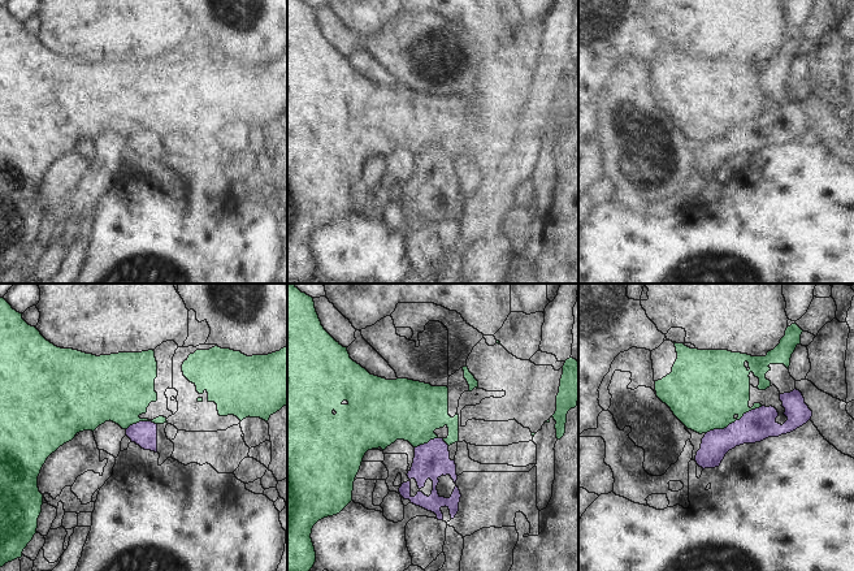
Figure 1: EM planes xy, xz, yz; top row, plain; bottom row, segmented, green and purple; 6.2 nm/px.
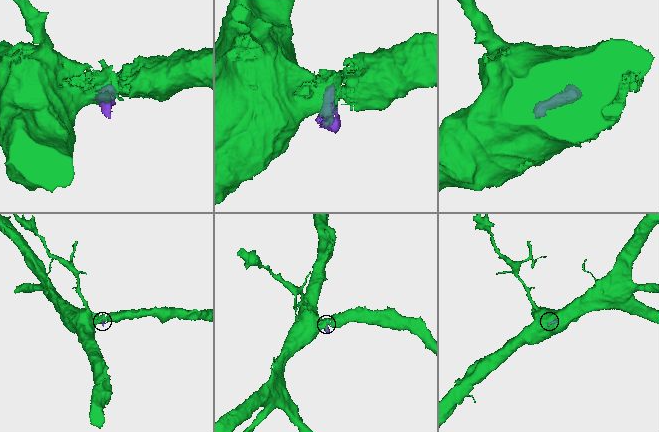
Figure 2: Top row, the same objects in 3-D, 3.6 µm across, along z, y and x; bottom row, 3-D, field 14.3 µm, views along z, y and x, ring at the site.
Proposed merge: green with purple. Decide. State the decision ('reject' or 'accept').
reject

